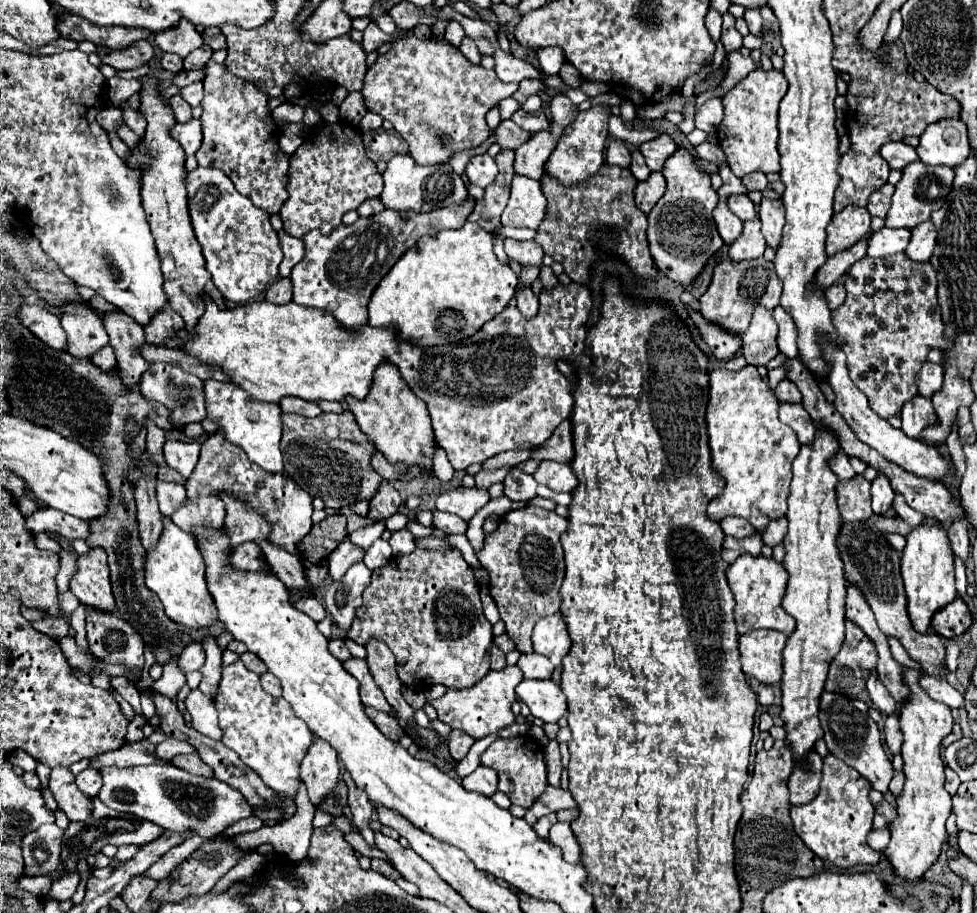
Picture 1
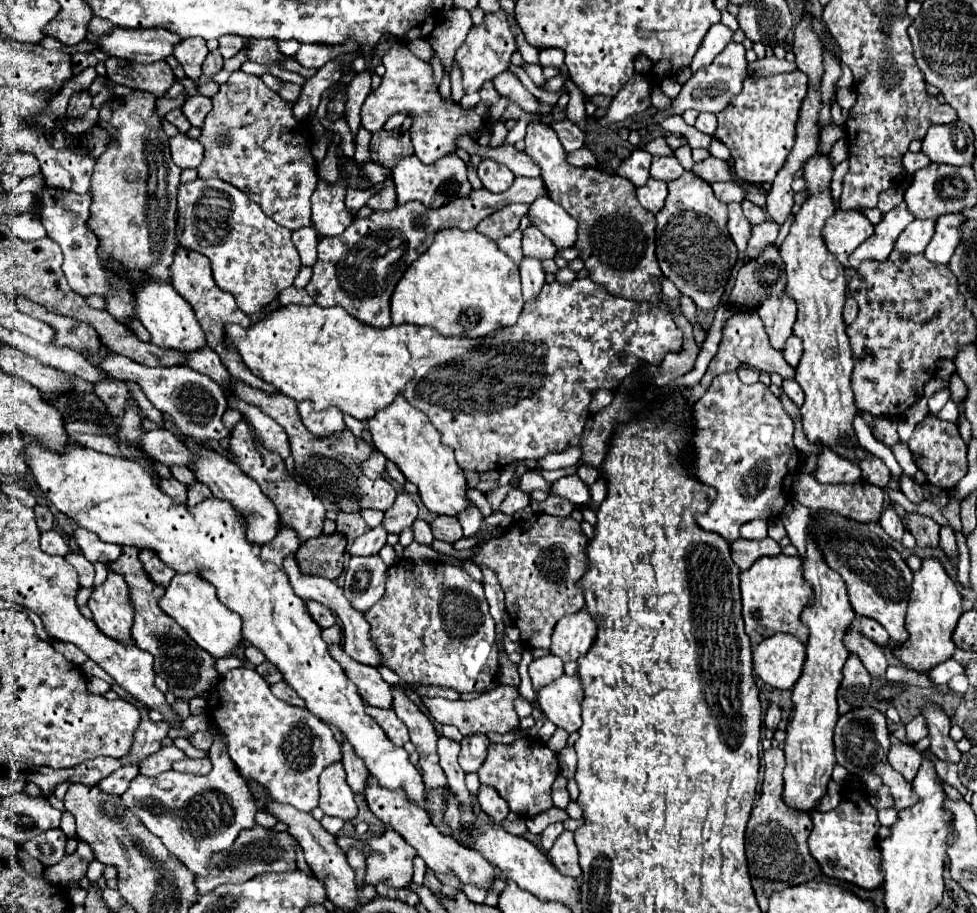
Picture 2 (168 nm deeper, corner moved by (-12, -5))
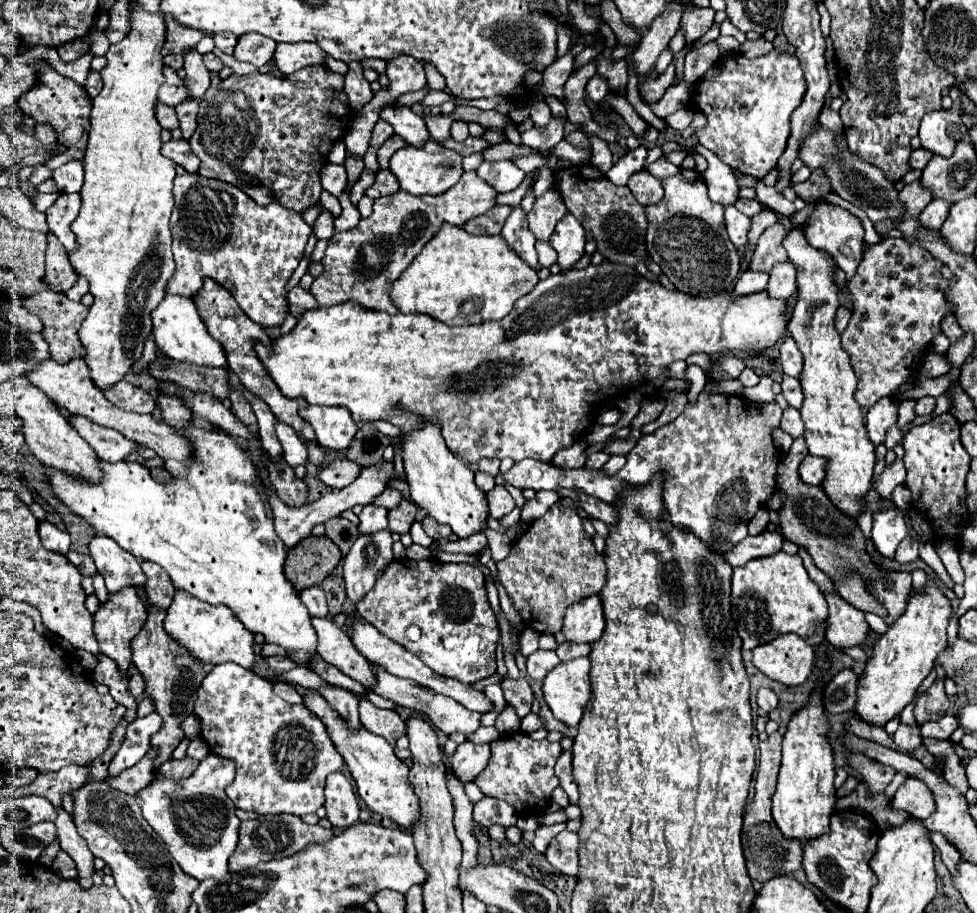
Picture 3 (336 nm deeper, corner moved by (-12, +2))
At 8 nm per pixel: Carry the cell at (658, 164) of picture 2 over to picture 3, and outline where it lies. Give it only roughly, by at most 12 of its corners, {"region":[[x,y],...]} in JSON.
{"region":[[666,158],[648,166],[654,178],[664,180],[678,174],[680,168]]}

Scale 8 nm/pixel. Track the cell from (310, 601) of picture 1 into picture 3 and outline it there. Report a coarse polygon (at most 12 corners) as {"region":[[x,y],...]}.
{"region":[[320,586],[300,592],[310,616],[328,616]]}

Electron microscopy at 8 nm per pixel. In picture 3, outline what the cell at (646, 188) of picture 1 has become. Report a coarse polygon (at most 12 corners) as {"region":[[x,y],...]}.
{"region":[[646,170],[628,180],[632,196],[642,206],[664,196],[662,182]]}

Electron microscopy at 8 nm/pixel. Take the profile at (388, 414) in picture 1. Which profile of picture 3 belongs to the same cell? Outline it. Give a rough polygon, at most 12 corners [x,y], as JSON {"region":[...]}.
{"region":[[440,426],[402,440],[410,498],[458,538],[486,532],[486,494]]}

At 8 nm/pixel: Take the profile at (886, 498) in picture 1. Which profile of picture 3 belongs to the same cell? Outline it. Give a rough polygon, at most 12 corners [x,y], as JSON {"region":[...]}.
{"region":[[898,508],[872,512],[872,542],[894,558],[908,536]]}

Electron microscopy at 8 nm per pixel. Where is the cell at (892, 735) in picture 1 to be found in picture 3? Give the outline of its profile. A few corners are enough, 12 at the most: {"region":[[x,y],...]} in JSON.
{"region":[[944,678],[916,698],[914,716],[922,726],[946,716],[950,702]]}

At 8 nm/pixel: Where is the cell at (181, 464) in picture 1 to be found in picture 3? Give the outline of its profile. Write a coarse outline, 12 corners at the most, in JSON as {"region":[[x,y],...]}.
{"region":[[72,416],[70,426],[104,462],[124,460],[136,442]]}

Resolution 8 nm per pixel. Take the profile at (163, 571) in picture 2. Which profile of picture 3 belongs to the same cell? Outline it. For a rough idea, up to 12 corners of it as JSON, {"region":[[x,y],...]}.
{"region":[[142,562],[150,608],[168,610],[176,592],[164,568]]}

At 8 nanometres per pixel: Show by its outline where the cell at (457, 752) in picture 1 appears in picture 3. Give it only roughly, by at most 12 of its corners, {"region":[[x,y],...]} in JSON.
{"region":[[464,742],[452,754],[452,772],[472,782],[490,760],[488,744]]}

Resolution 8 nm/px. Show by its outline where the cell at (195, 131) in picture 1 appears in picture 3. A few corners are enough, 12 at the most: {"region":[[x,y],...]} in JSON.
{"region":[[170,140],[162,154],[174,164],[194,174],[200,160],[192,154],[188,142]]}

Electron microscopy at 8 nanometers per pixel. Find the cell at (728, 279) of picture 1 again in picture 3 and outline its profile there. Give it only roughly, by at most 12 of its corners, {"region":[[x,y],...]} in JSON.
{"region":[[774,224],[762,232],[750,268],[770,272],[788,260],[782,246],[788,230]]}

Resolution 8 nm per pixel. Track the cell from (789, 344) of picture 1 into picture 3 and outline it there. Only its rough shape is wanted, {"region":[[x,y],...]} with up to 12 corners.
{"region":[[792,336],[780,346],[784,374],[800,378],[802,352]]}

